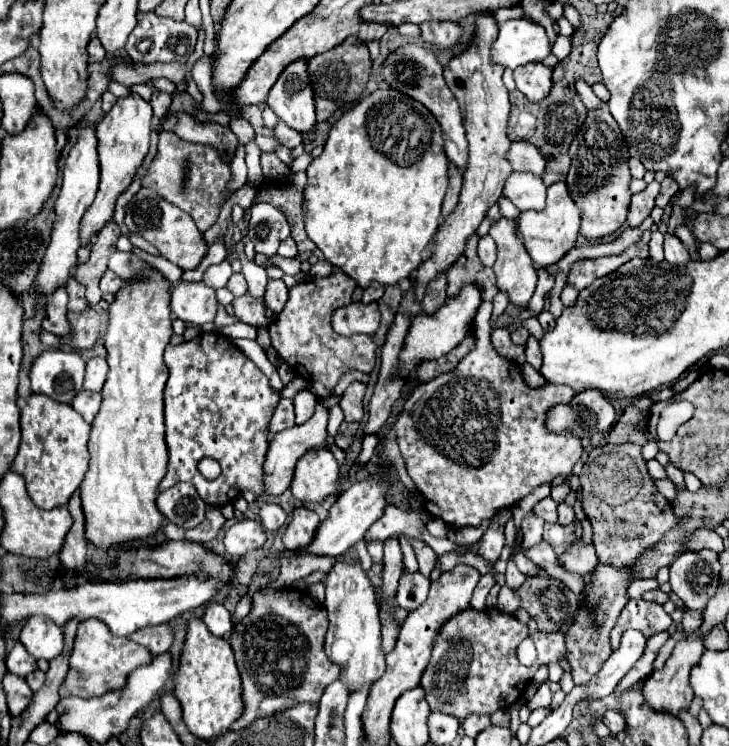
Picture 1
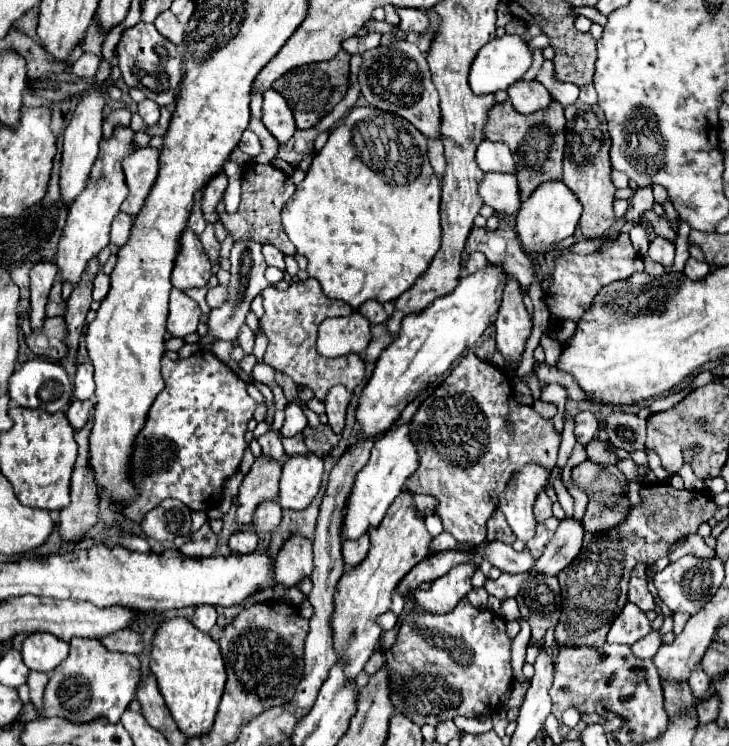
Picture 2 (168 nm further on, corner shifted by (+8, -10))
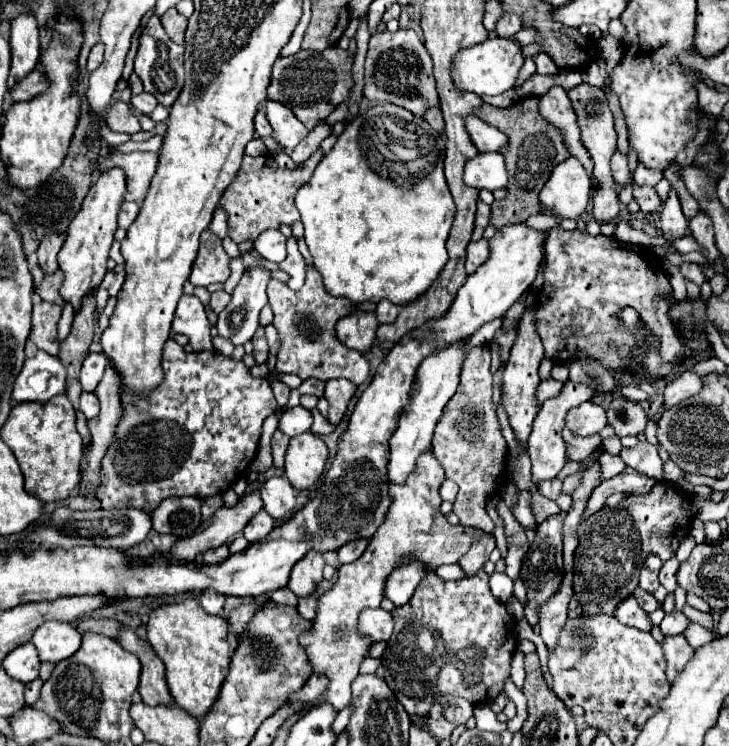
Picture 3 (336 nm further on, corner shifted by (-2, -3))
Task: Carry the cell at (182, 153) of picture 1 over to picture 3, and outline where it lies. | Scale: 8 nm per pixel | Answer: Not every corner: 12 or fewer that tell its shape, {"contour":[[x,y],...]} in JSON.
{"contour":[[156,153],[100,155],[96,173],[120,167],[124,201],[142,203],[156,173]]}

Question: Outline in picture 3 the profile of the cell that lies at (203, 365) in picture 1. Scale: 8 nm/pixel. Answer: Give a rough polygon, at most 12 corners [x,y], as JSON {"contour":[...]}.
{"contour":[[216,351],[122,395],[102,509],[224,493],[278,409]]}

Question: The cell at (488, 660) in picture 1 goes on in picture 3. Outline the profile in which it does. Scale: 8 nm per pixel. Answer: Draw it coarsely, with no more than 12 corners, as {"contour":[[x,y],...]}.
{"contour":[[484,569],[392,611],[384,681],[410,715],[482,703],[518,635]]}

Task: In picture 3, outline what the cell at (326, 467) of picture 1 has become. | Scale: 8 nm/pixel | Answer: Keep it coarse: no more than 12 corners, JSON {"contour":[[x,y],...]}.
{"contour":[[306,431],[290,439],[284,475],[308,489],[322,475],[326,443]]}

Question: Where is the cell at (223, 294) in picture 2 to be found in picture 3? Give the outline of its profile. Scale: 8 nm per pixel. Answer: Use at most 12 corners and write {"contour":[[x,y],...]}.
{"contour":[[226,291],[212,293],[210,309],[218,315],[230,303]]}

